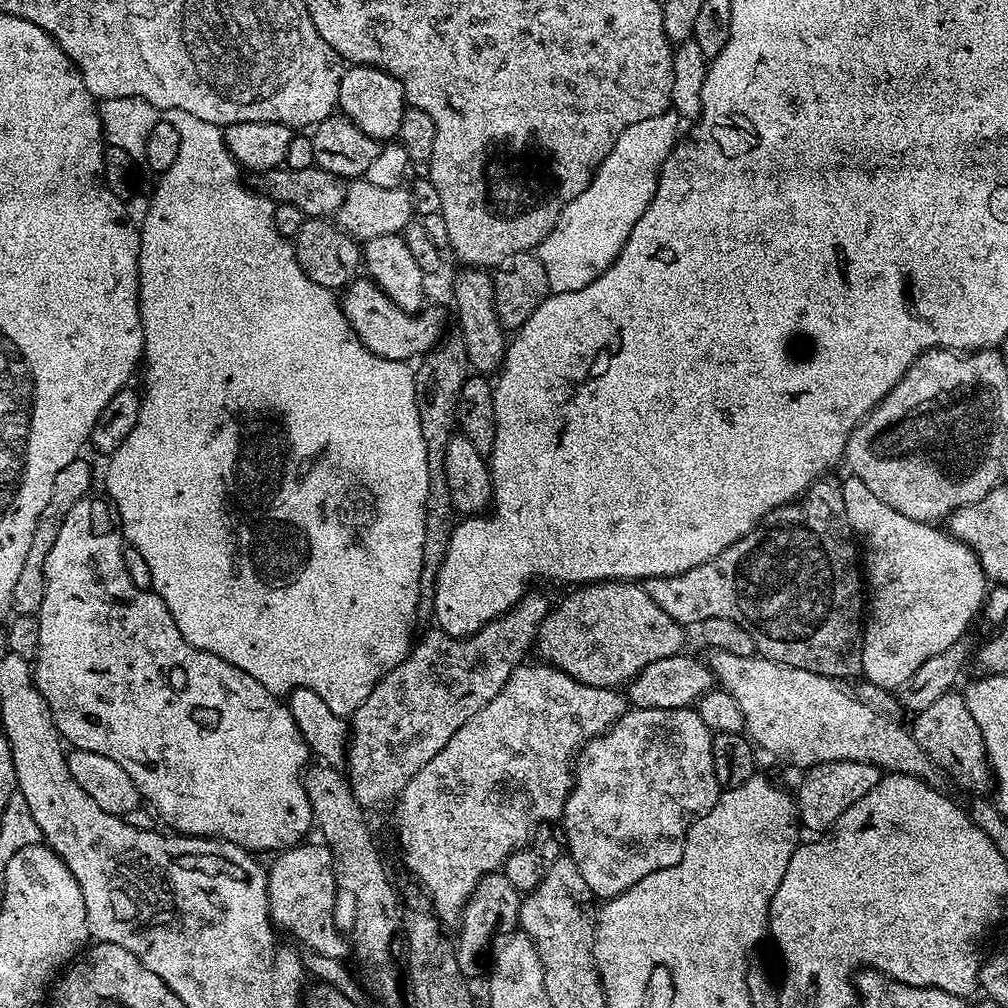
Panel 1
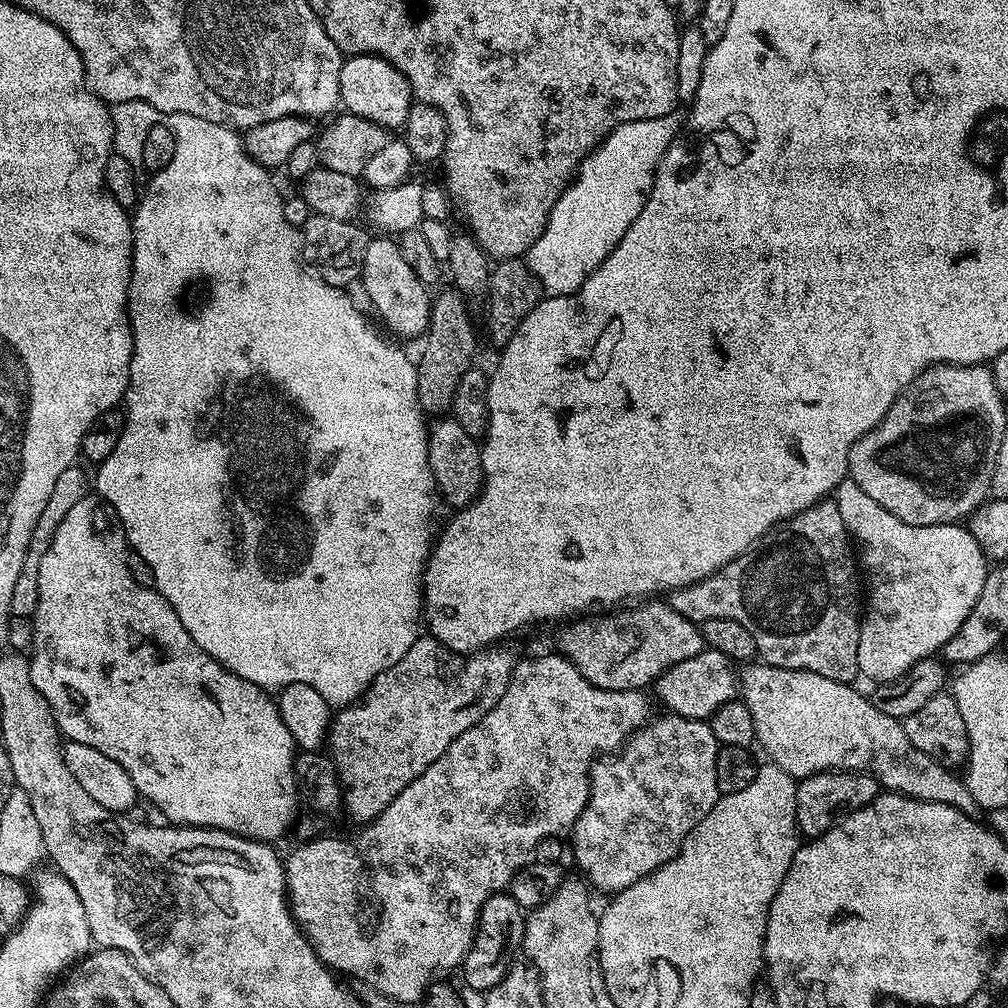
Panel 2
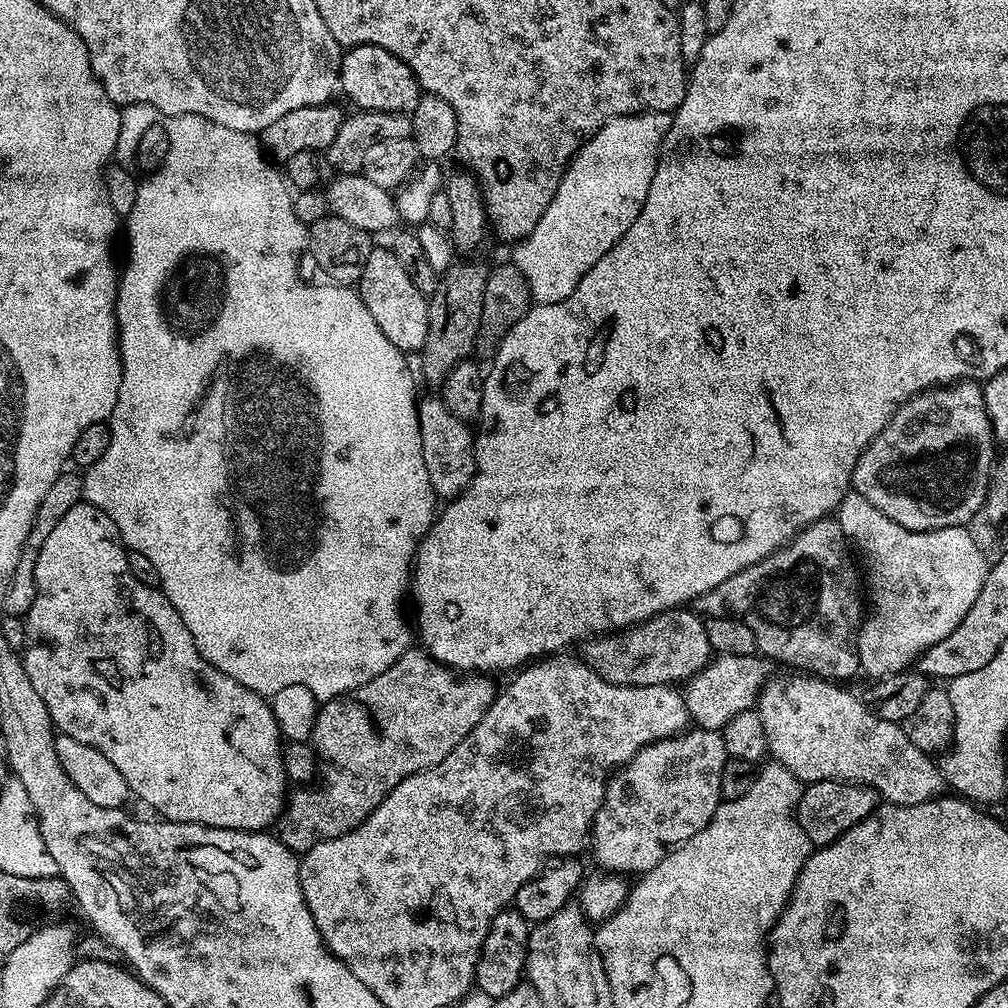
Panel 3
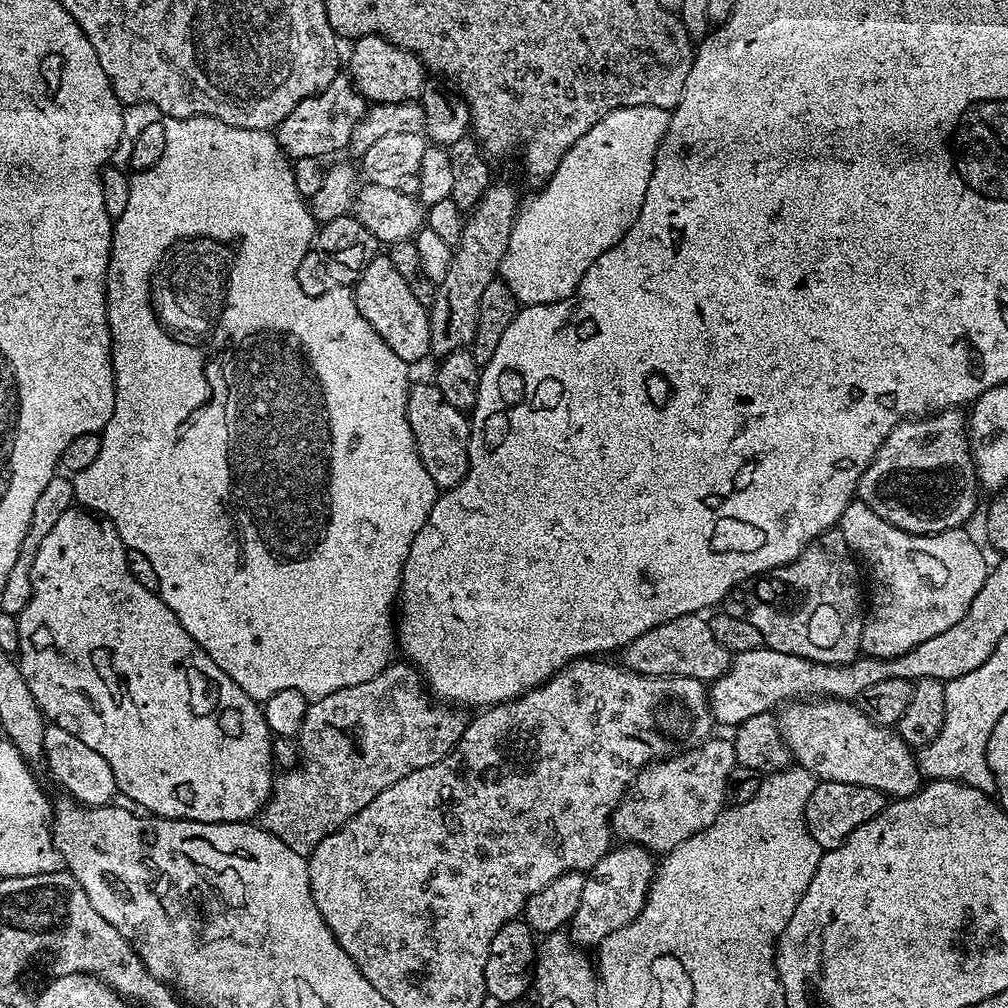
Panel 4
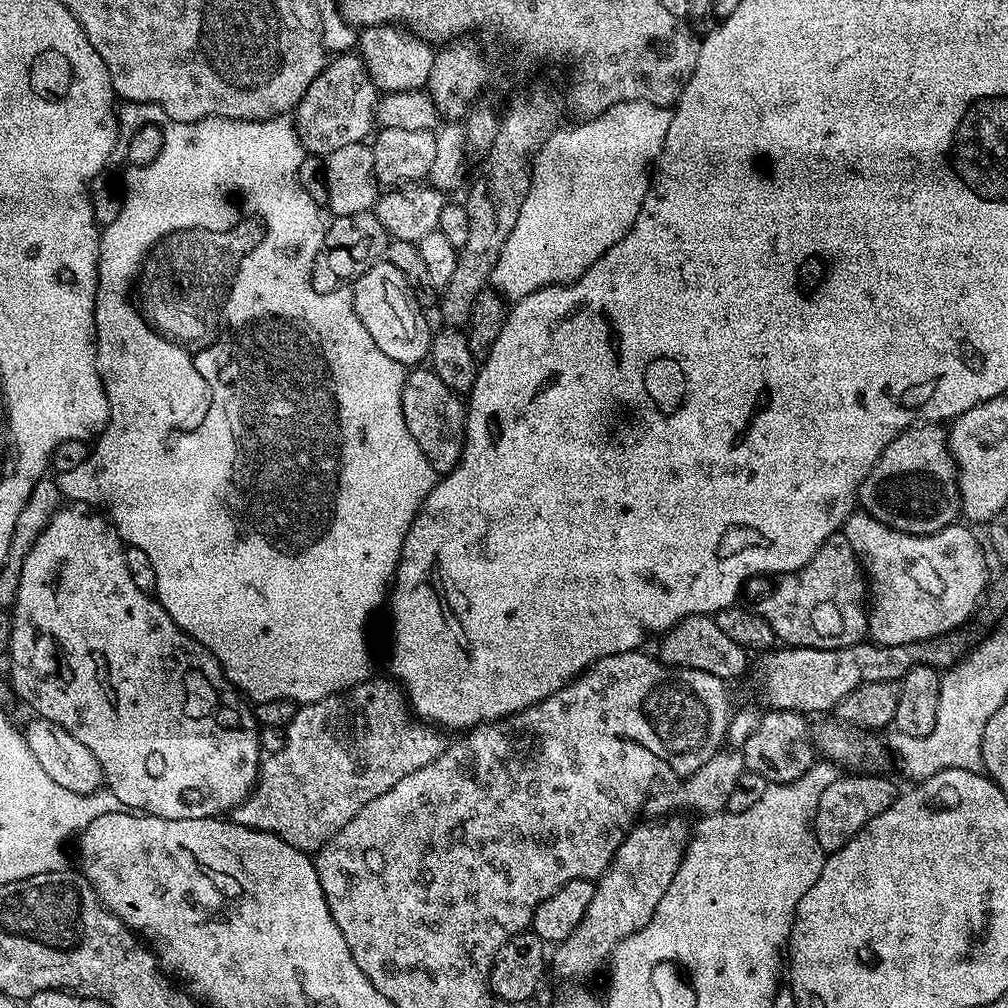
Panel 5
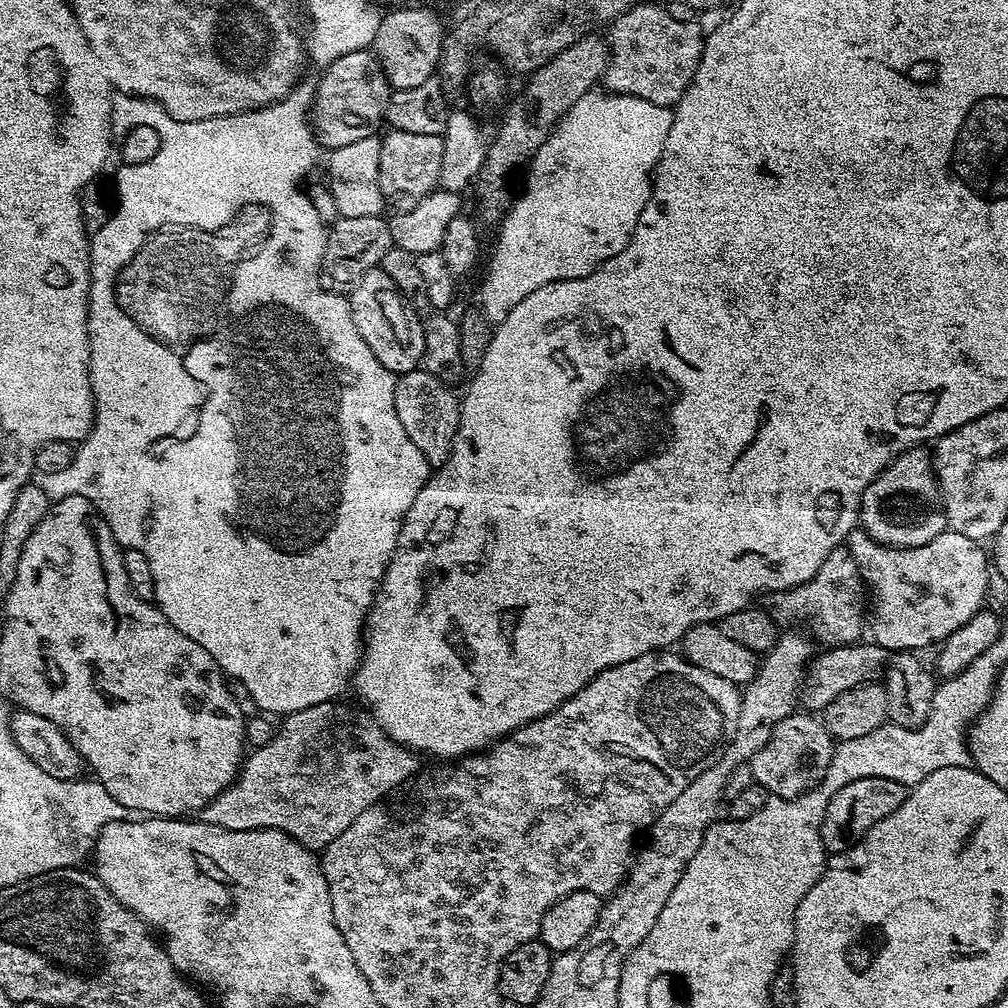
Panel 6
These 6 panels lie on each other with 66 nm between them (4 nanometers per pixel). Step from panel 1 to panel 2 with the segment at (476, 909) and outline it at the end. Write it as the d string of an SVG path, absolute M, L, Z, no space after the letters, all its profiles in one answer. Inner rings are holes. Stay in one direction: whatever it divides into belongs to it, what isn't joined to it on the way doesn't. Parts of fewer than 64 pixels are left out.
M507 891L493 892L491 898L484 903L480 911L480 921L476 924L476 937L473 938L462 965L464 980L471 991L486 994L494 986L498 986L502 978L506 978L510 967L507 956L524 943L525 919L525 909L520 908Z

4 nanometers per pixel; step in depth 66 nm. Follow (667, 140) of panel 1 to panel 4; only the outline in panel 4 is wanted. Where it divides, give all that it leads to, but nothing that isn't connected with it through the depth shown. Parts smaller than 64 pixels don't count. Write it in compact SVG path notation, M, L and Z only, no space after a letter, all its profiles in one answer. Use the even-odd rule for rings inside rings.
M658 106L616 108L610 114L606 114L606 118L598 121L586 134L582 134L582 138L578 138L578 142L574 142L574 146L570 146L570 150L566 150L562 162L558 162L556 173L543 181L541 188L544 189L525 208L523 205L519 209L516 222L512 225L510 246L506 250L502 261L502 279L504 284L514 294L517 305L549 304L550 302L558 302L559 300L564 300L567 296L571 296L582 282L586 270L590 270L590 266L594 266L594 262L598 262L598 258L602 258L602 254L606 254L606 250L613 248L624 237L626 230L630 230L630 226L634 226L634 222L642 210L642 202L646 198L646 186L650 186L650 174L654 170L654 162L660 149L660 143L663 142L664 135L668 129L669 115L669 109L659 108Z

